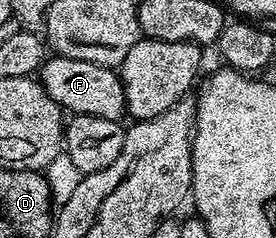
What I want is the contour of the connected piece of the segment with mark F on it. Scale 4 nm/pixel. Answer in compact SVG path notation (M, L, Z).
M52 54L41 66L38 79L46 94L50 94L50 98L54 98L54 102L58 102L65 113L101 116L118 121L125 119L124 87L120 81L119 71L94 62L82 62L78 58Z

